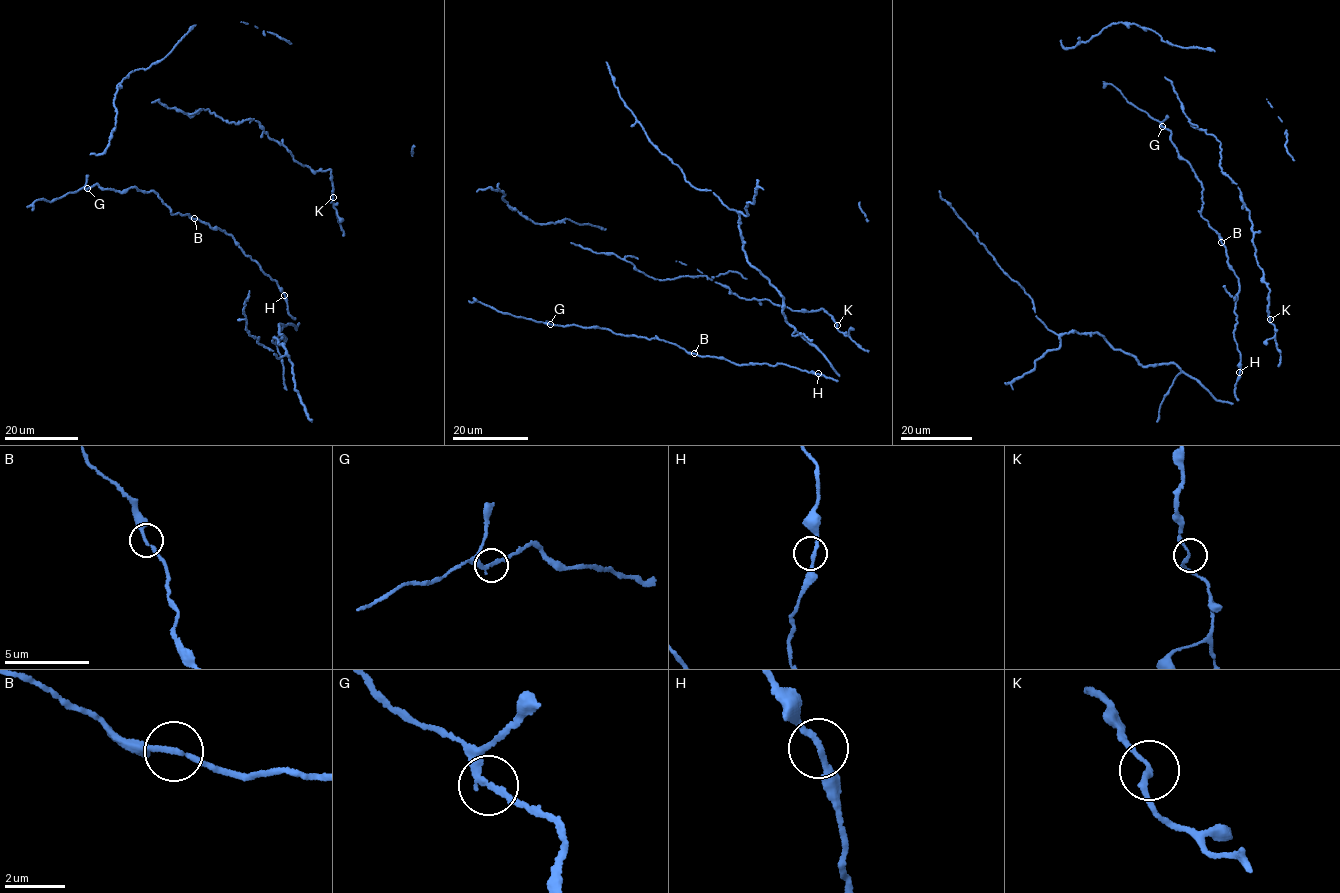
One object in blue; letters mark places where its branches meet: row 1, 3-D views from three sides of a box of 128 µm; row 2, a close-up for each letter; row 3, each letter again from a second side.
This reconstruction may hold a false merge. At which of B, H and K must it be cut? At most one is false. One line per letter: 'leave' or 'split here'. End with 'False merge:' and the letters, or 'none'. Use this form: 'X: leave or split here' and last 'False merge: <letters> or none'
B: leave
H: leave
K: leave
False merge: none

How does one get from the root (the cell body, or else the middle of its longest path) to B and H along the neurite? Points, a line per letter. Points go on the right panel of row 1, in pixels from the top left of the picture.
B: (1209, 224), (1221, 242)
H: (1209, 224), (1220, 236), (1228, 265), (1239, 283), (1233, 334), (1240, 355), (1239, 372)

